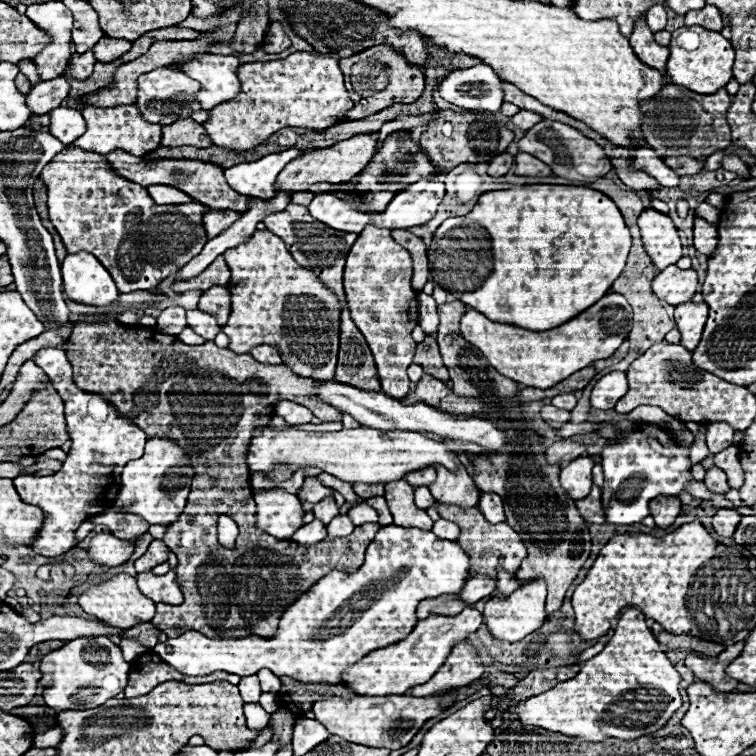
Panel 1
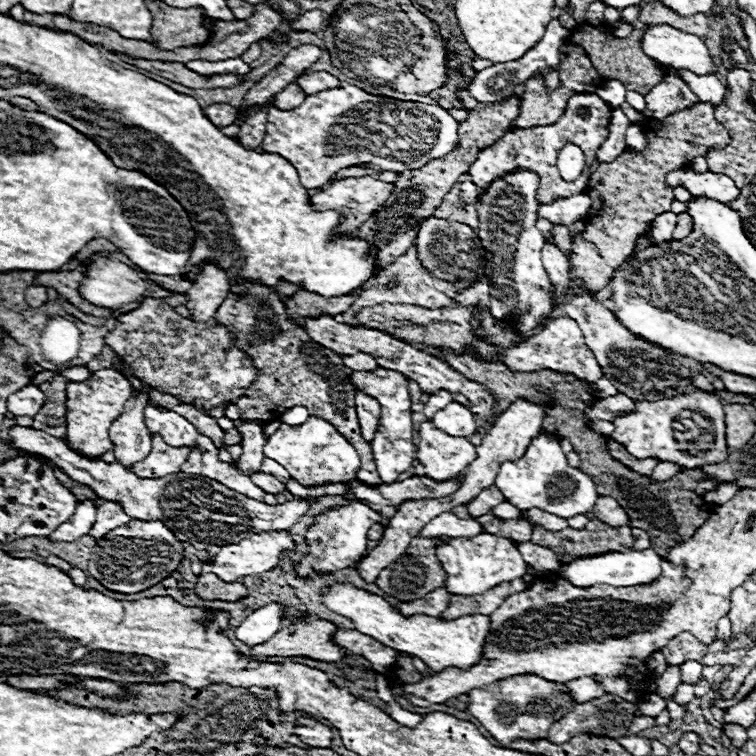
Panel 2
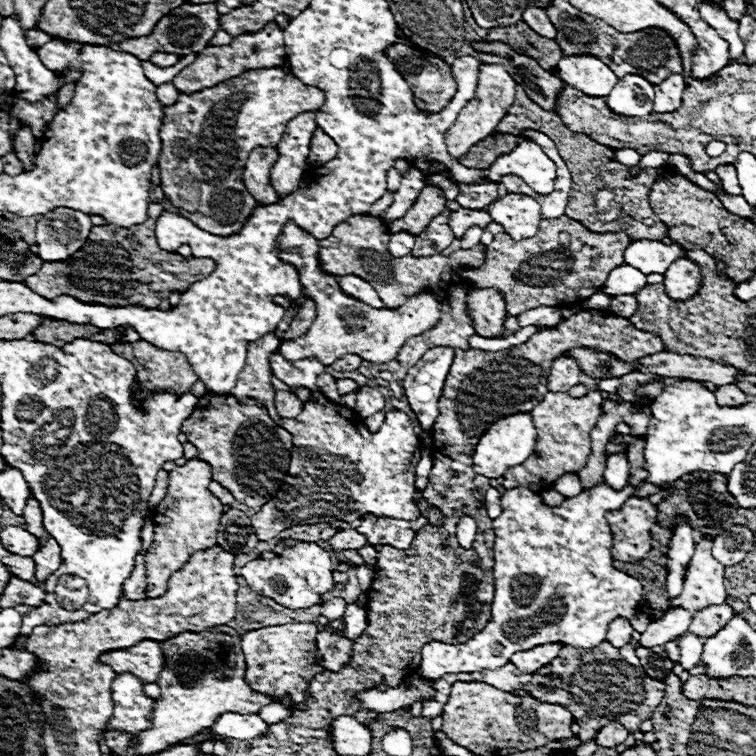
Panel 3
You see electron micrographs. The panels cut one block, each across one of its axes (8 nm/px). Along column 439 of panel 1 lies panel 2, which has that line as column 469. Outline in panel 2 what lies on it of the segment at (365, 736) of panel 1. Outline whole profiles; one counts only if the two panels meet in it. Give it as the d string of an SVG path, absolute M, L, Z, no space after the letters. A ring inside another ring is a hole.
M538 676L500 680L490 686L470 690L468 692L470 702L468 702L466 712L474 716L500 742L500 746L508 746L516 738L524 738L524 740L546 738L548 726L560 720L574 706L570 694L556 688L558 684L542 680Z

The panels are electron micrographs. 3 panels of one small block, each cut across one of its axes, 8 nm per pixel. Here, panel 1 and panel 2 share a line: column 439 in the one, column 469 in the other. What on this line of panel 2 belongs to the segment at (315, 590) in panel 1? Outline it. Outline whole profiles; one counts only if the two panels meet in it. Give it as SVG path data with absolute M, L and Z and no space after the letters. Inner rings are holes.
M486 532L474 538L446 538L436 548L436 556L446 570L444 588L450 594L460 594L460 596L482 594L484 590L500 586L504 582L512 582L526 572L526 562L522 560L522 554L514 546L514 542Z

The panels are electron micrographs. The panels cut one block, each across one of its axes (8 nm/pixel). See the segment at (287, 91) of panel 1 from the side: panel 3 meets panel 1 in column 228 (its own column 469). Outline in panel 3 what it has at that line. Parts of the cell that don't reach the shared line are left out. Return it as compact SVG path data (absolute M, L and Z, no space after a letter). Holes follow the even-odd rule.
M482 64L480 66L478 86L476 86L474 98L464 106L464 110L460 110L458 120L444 134L446 150L448 150L448 154L452 154L452 158L458 160L476 142L480 142L482 138L486 138L490 132L496 130L502 116L508 114L508 108L514 102L514 88L516 88L516 82L512 80L512 76L506 72L504 66L500 66L500 64Z

